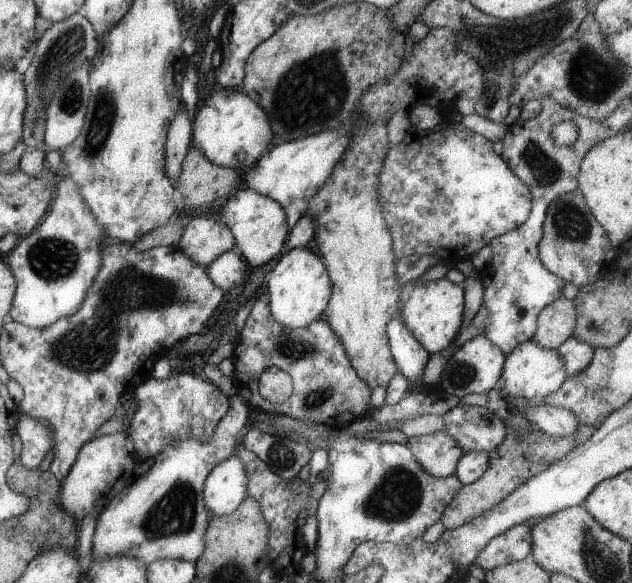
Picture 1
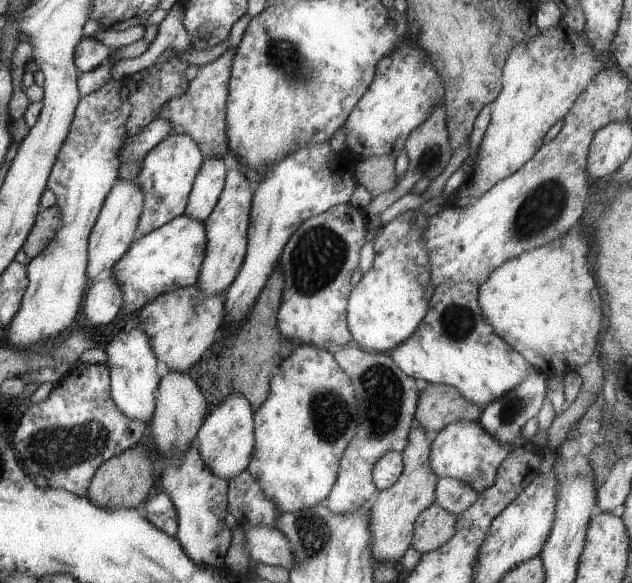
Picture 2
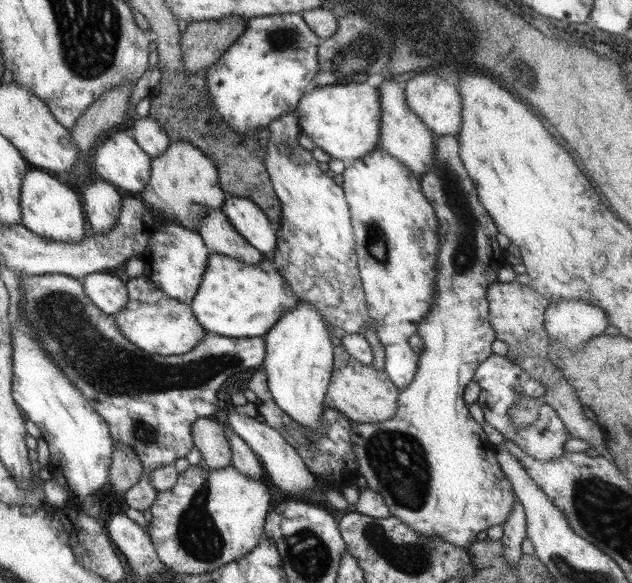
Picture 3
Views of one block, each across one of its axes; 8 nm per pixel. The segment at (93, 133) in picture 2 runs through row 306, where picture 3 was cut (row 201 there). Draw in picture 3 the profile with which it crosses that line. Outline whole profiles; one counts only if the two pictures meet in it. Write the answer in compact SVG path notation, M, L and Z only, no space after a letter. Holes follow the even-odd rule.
M42 169L28 171L23 176L20 192L21 226L38 234L38 237L52 241L72 244L84 239L84 232L88 228L84 218L85 208L67 182Z

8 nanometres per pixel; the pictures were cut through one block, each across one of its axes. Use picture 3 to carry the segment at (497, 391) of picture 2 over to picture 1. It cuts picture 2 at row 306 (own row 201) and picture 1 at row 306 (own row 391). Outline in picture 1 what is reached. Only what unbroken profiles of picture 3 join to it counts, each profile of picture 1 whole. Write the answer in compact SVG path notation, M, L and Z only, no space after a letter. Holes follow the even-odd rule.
M445 277L436 281L412 280L401 285L400 318L406 328L418 339L424 350L436 354L454 342L462 328L464 314L464 288Z

